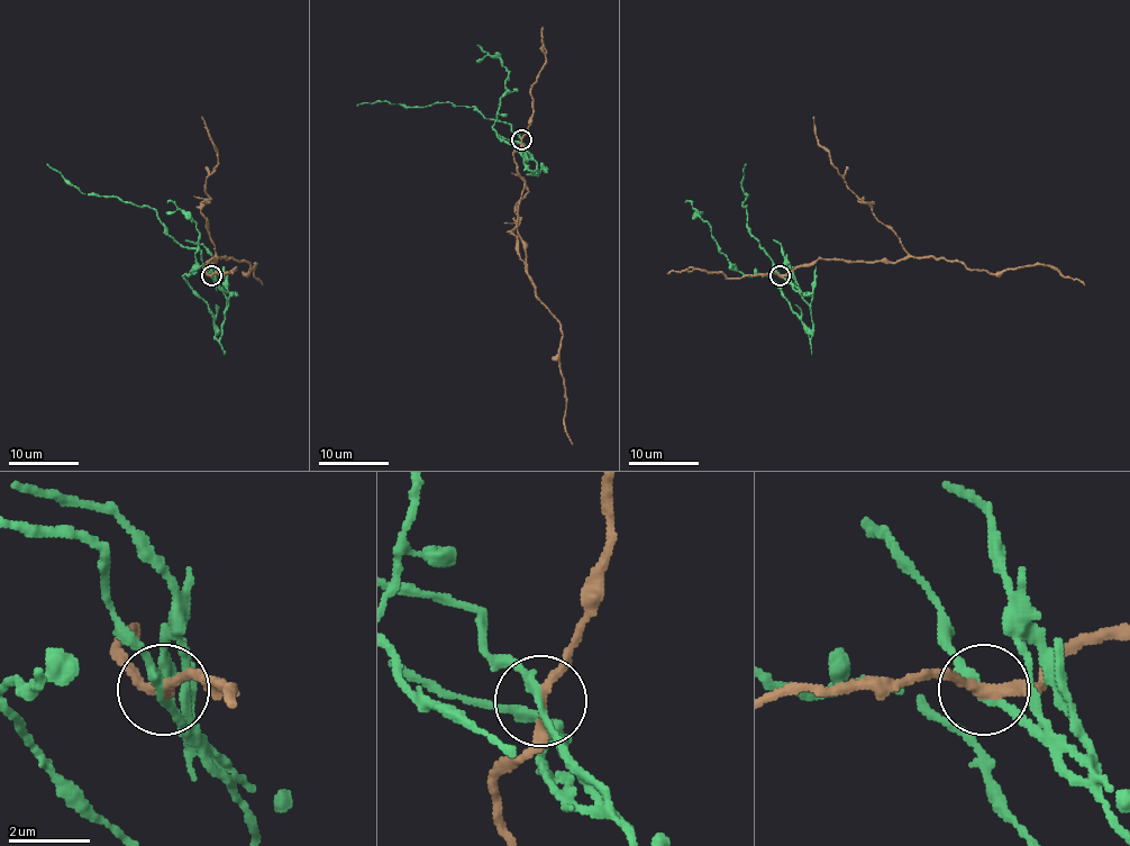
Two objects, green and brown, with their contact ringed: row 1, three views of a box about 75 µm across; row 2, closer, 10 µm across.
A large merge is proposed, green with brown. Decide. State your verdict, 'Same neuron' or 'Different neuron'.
Different neuron

